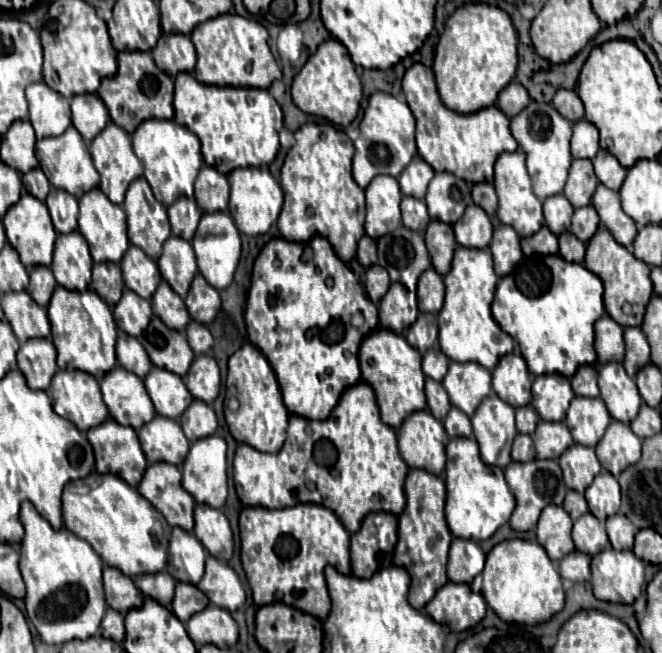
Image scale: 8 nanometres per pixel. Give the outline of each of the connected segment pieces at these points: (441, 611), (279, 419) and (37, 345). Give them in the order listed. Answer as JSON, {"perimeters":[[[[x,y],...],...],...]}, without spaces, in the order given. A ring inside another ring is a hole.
{"perimeters":[[[[447,582],[445,588],[437,590],[437,596],[433,596],[433,600],[425,606],[425,612],[441,626],[447,626],[451,632],[463,632],[467,628],[477,626],[483,618],[485,618],[485,598],[481,594],[475,594],[469,584],[453,584]]],[[[245,344],[229,358],[229,374],[225,388],[225,420],[237,442],[249,444],[259,452],[277,454],[285,442],[289,412],[283,404],[279,382],[263,352],[259,348],[253,348],[251,344]]],[[[37,338],[21,344],[17,352],[17,366],[23,372],[29,388],[47,390],[57,372],[57,350],[51,340]]]]}

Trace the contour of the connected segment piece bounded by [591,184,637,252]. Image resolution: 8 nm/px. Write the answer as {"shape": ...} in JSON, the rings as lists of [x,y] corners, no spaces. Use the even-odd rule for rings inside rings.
{"shape":[[[603,184],[597,186],[597,192],[593,194],[591,204],[595,206],[601,224],[613,234],[613,238],[625,246],[629,252],[633,250],[633,240],[637,236],[637,224],[623,212],[619,194],[605,188]]]}

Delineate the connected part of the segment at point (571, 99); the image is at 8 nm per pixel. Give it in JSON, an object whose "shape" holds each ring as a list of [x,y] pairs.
{"shape":[[[559,90],[559,92],[553,96],[553,106],[555,106],[557,112],[559,112],[563,118],[567,118],[569,122],[579,122],[579,120],[585,118],[581,98],[579,98],[573,90]]]}

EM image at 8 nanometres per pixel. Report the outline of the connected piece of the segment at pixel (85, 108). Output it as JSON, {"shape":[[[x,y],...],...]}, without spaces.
{"shape":[[[97,94],[75,96],[71,102],[71,114],[73,126],[87,142],[93,140],[93,136],[97,136],[97,132],[101,132],[109,122],[109,112]]]}

